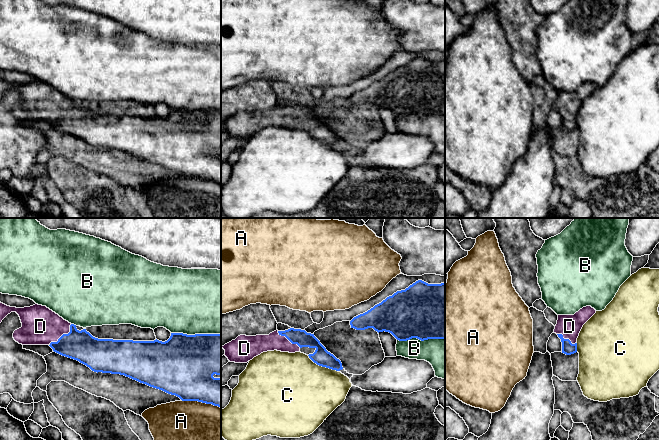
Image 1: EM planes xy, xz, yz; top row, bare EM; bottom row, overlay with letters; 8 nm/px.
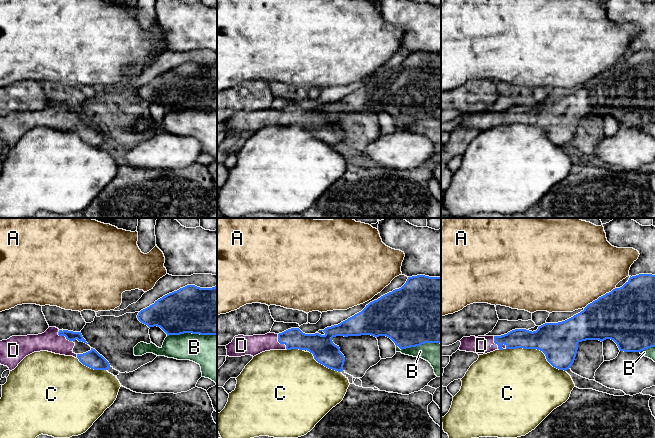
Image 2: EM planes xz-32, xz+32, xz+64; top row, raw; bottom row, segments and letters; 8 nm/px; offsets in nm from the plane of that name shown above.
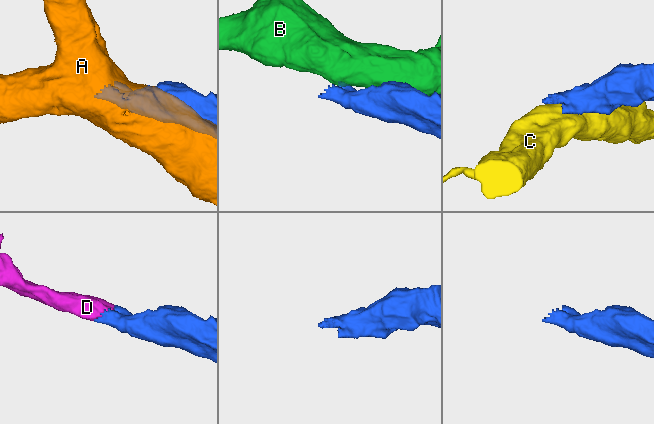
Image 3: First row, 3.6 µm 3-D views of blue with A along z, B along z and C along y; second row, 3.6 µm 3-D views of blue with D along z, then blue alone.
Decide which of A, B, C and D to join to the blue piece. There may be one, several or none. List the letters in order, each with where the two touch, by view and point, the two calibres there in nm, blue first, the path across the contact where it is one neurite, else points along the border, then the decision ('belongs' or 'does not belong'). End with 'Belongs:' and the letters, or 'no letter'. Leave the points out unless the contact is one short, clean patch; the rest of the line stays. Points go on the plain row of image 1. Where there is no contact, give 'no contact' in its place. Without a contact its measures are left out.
A: xy (201, 177) | 400/480 nm | does not belong
B: xy (196, 110) | 460/500 nm | does not belong
C: xz (322, 142) | 140/480 nm | does not belong
D: xy (62, 111) | 240/300 nm | across xy (79, 121), (69, 118), (62, 111), (40, 102) | belongs
Belongs: D

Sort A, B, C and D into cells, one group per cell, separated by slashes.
A / B / C / D

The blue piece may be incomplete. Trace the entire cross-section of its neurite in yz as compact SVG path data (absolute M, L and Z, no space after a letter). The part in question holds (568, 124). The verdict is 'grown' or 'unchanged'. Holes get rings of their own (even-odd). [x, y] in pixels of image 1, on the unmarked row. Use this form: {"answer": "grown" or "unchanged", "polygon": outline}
{"answer": "grown", "polygon": "M586 82L574 91L558 91L554 109L562 118L562 129L571 131L577 128L577 114L583 101L596 89L591 82Z"}

